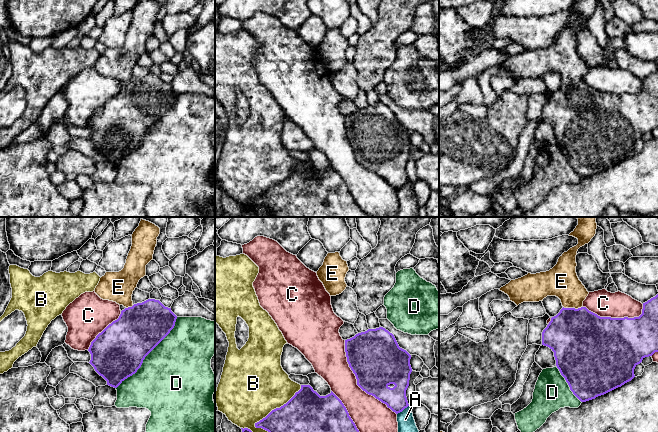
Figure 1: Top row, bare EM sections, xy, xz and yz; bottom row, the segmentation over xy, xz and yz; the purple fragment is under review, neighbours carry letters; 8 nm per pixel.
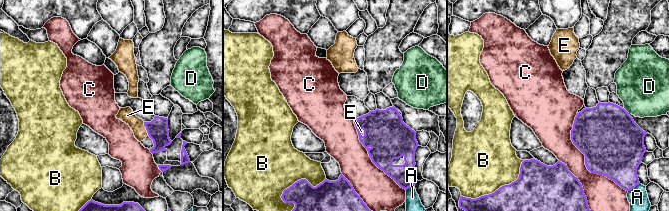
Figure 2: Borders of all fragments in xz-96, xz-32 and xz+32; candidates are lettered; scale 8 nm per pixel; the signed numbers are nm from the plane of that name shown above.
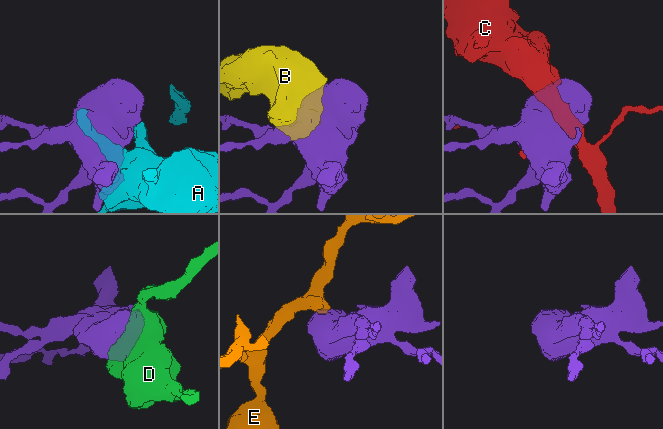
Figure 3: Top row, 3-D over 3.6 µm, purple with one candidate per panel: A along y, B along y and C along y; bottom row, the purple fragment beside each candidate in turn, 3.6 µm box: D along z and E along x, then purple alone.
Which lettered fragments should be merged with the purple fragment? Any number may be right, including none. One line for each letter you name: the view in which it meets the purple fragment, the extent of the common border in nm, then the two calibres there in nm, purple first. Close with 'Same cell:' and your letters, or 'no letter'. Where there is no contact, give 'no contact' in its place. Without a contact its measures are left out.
E: contact in yz; length 160 nm; calibres 480 and 260 nm
Same cell: E

